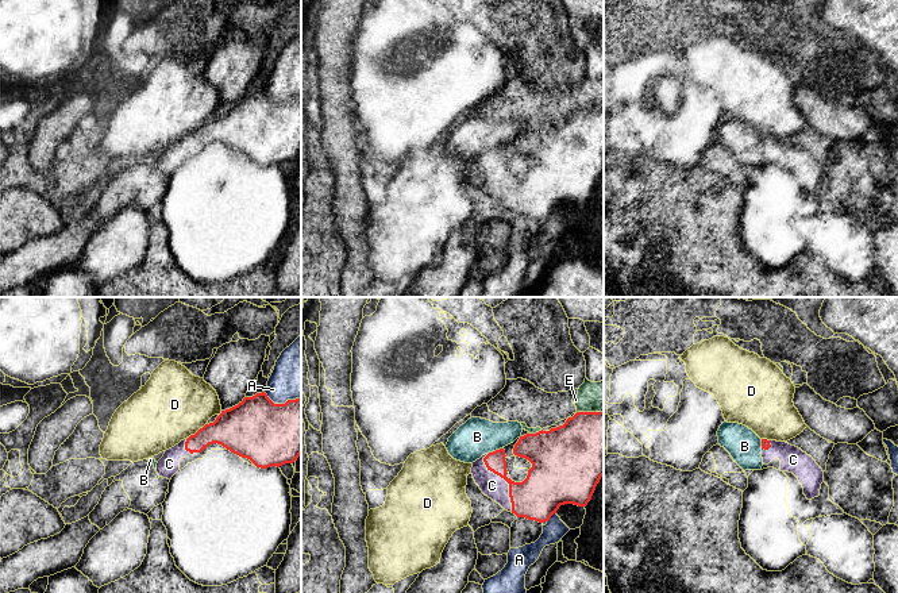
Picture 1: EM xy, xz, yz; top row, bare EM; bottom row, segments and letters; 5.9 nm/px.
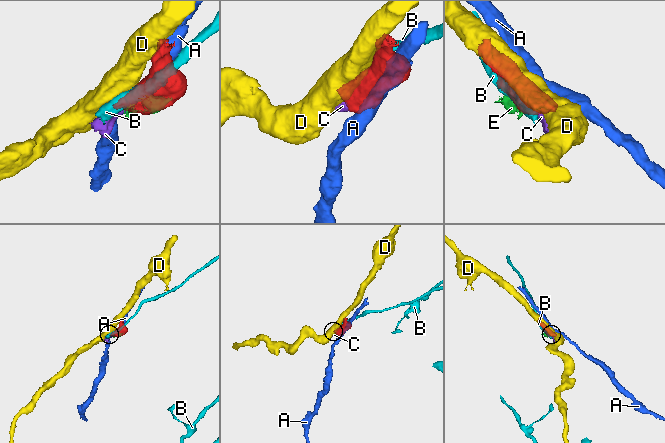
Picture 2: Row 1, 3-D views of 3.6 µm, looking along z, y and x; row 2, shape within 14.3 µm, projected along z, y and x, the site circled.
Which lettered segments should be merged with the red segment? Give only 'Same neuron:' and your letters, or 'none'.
Same neuron: C

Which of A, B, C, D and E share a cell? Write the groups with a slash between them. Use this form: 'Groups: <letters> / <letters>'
Groups: A / B / C / D / E

